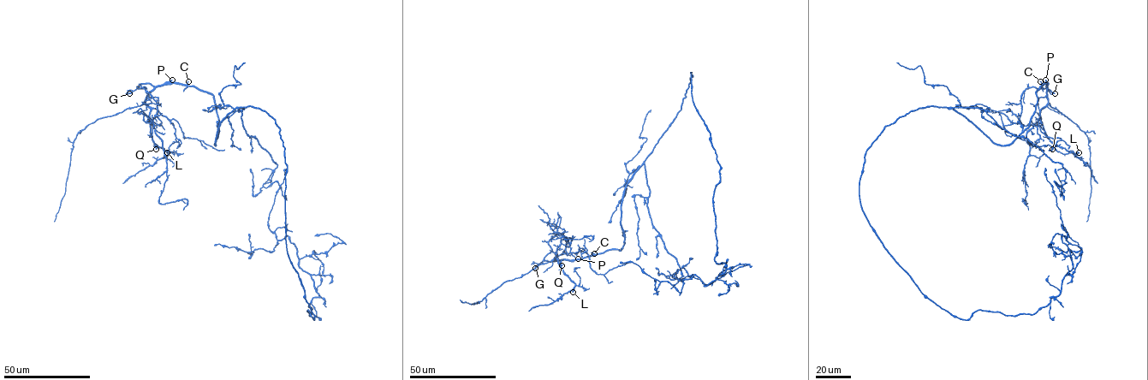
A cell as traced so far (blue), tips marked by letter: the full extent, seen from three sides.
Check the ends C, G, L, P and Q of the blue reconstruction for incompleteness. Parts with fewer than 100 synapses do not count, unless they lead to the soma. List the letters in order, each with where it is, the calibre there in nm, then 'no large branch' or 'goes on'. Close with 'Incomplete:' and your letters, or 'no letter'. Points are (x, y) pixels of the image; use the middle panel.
C: place (594, 253); calibre 200 nm; no large branch
G: place (535, 268); calibre 360 nm; no large branch
L: place (573, 292); calibre 260 nm; no large branch
P: place (578, 258); calibre 280 nm; goes on
Q: place (562, 265); calibre 170 nm; no large branch
Incomplete: P

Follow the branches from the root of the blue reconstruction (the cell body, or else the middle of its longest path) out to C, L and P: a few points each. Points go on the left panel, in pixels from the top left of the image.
C: (284, 154), (276, 121), (251, 106), (235, 107), (221, 122), (215, 145), (214, 97), (188, 81)
L: (284, 154), (276, 121), (251, 106), (221, 122), (215, 145), (214, 97), (175, 83), (145, 102), (167, 152)
P: (284, 154), (276, 121), (251, 106), (235, 107), (221, 122), (215, 145), (214, 97), (172, 80)

